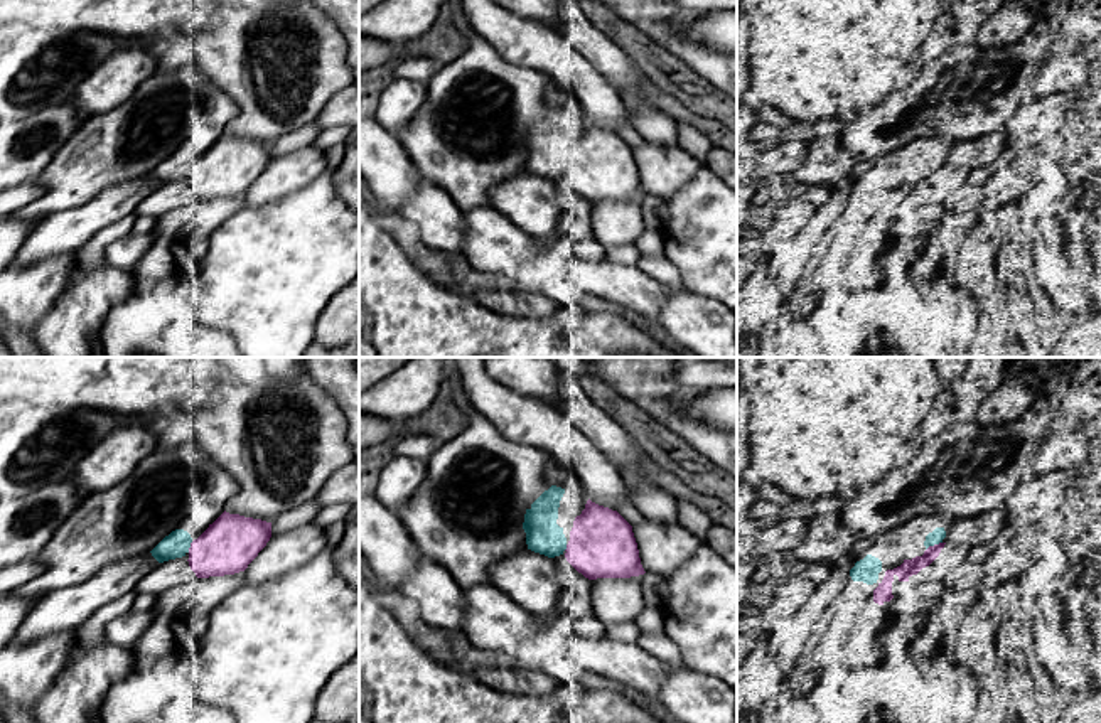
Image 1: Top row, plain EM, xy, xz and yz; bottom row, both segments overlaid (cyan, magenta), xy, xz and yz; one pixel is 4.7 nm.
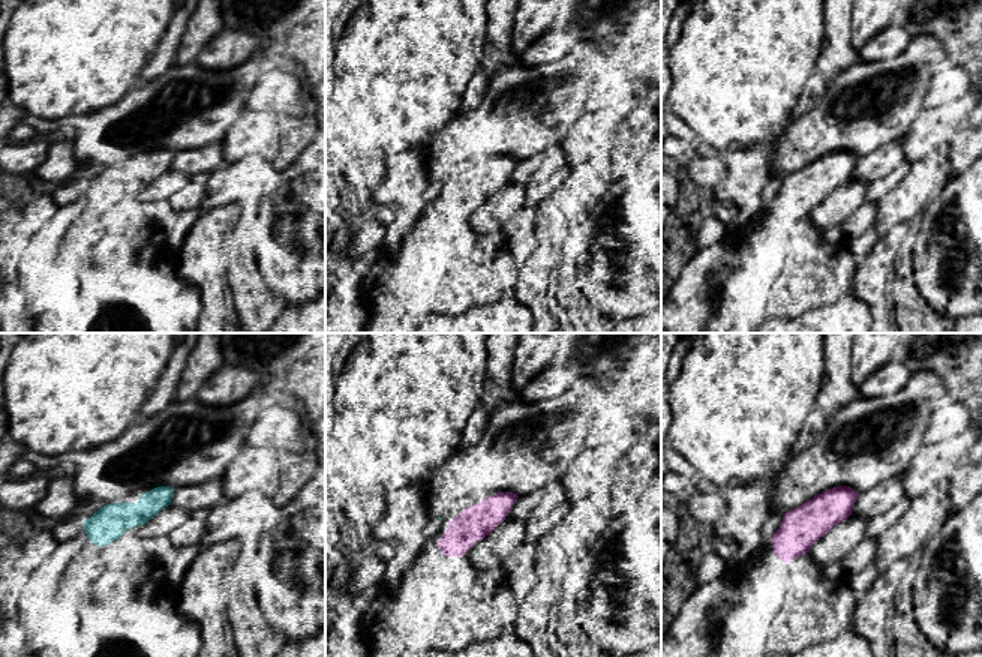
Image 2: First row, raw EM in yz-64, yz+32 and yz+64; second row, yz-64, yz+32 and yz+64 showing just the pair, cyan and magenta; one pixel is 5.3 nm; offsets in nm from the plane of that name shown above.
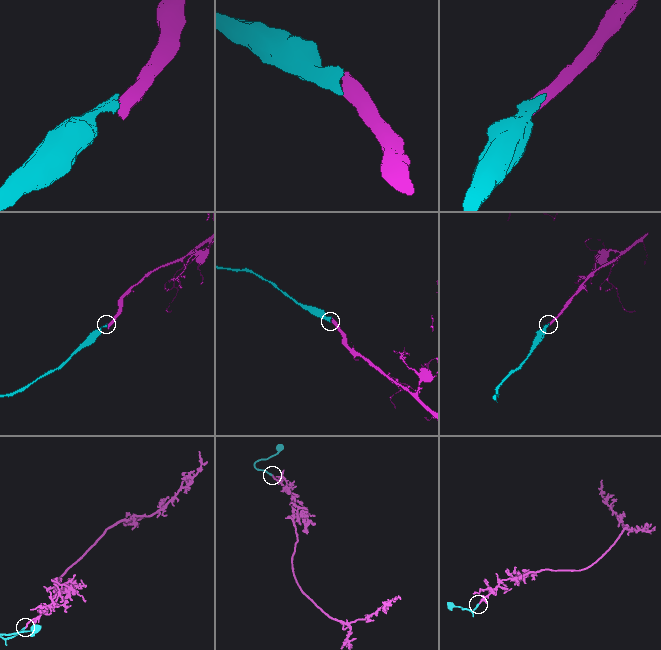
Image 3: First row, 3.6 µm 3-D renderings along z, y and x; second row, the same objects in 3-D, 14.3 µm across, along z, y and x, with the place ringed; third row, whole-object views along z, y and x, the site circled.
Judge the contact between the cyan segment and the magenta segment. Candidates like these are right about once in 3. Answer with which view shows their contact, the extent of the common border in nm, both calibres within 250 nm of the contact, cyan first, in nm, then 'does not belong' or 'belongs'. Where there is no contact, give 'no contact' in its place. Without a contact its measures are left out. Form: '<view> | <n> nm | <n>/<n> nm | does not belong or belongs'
yz | 90 nm | 70/80 nm | belongs

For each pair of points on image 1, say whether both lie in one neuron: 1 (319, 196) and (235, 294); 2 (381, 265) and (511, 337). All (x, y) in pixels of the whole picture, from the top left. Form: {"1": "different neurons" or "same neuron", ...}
{"1": "same neuron", "2": "same neuron"}

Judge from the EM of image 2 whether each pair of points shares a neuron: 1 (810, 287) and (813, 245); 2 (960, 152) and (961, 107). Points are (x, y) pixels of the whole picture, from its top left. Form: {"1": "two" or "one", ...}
{"1": "one", "2": "two"}

